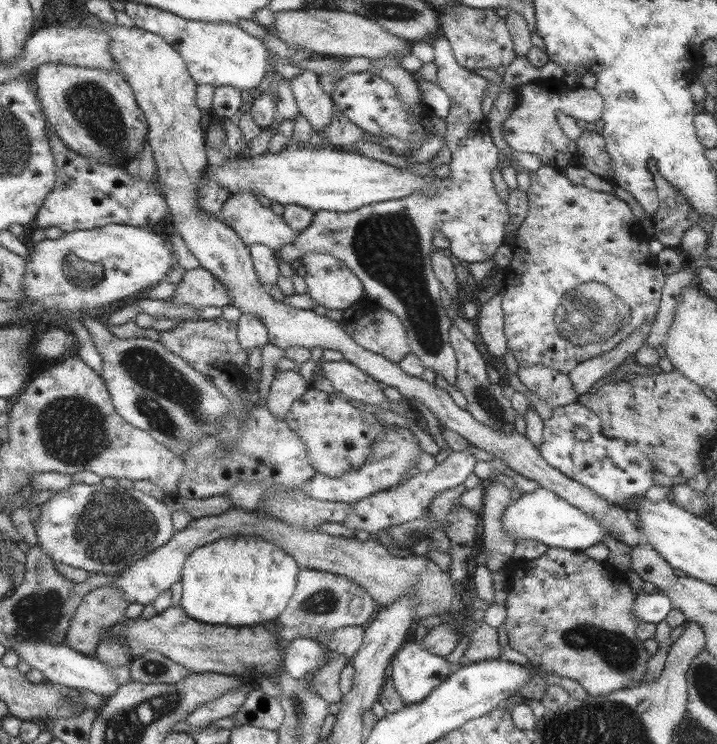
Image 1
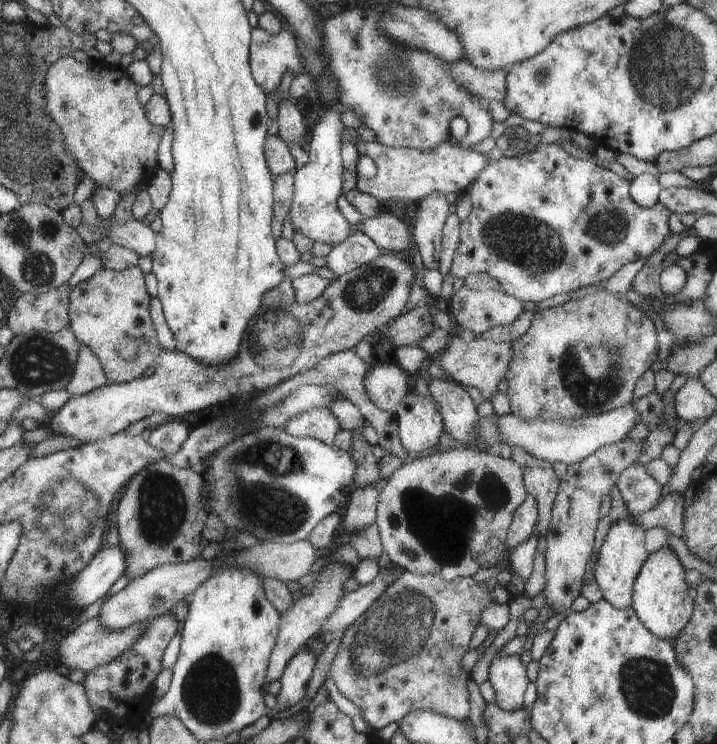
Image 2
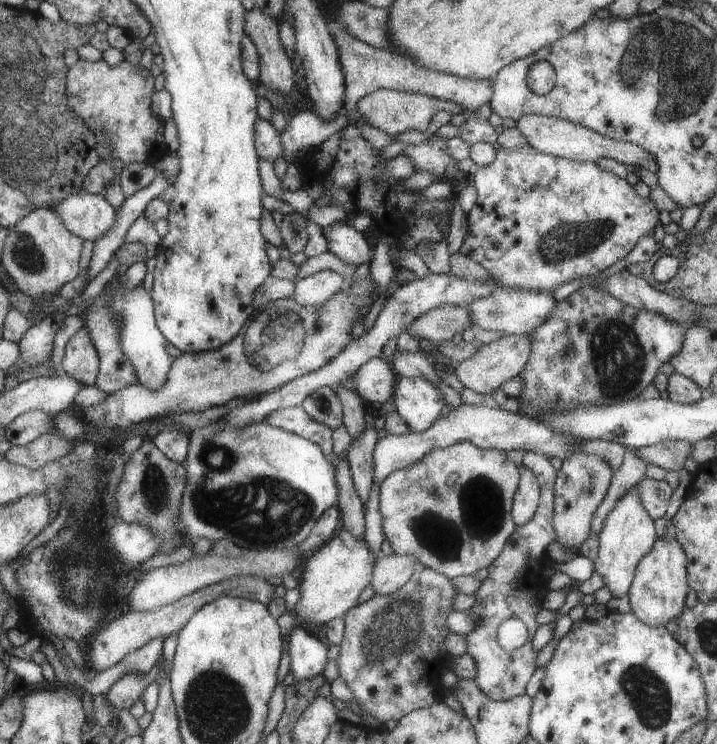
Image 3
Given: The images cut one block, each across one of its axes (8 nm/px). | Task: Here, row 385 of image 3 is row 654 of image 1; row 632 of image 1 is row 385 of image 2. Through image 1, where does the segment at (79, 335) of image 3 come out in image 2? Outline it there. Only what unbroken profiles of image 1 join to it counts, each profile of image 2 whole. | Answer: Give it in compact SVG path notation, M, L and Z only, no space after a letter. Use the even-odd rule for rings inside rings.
M81 345L81 350L77 354L75 370L65 390L72 396L86 394L96 387L109 384L107 376L103 373L103 368L97 359L97 356L87 348Z

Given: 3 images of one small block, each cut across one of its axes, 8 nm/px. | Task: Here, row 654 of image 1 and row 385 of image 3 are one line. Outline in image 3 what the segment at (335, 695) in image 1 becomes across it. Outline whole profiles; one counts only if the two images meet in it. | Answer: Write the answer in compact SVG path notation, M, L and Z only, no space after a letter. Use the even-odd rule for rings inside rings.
M343 385L333 387L337 398L343 404L343 425L350 434L352 440L364 432L364 415L368 410L362 398L351 389L346 389Z

